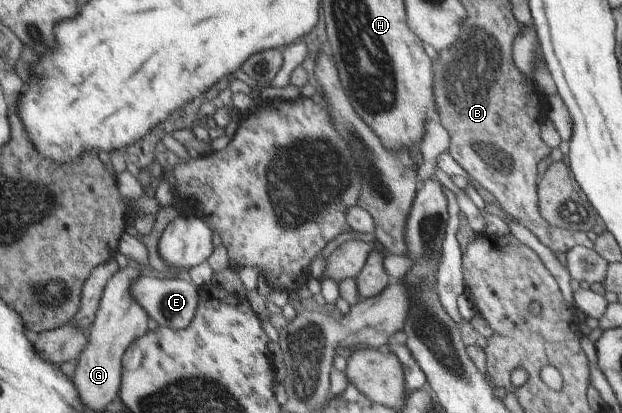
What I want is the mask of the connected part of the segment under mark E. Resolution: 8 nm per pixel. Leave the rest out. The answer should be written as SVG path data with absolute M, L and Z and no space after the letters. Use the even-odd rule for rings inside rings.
M139 275L130 288L132 296L159 327L173 327L173 330L187 329L192 325L200 306L200 289L192 281L184 281L182 277L156 279L143 275Z

